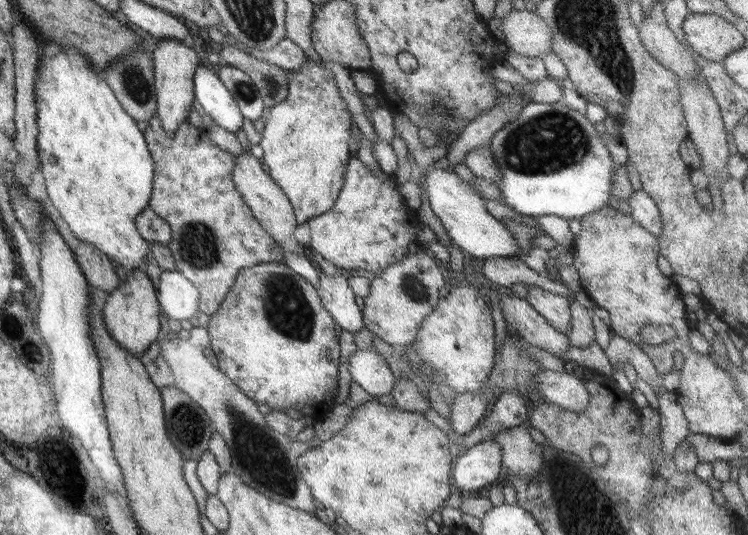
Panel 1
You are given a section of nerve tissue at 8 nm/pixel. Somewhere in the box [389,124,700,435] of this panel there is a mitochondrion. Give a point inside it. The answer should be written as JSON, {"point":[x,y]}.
{"point":[411,285]}

